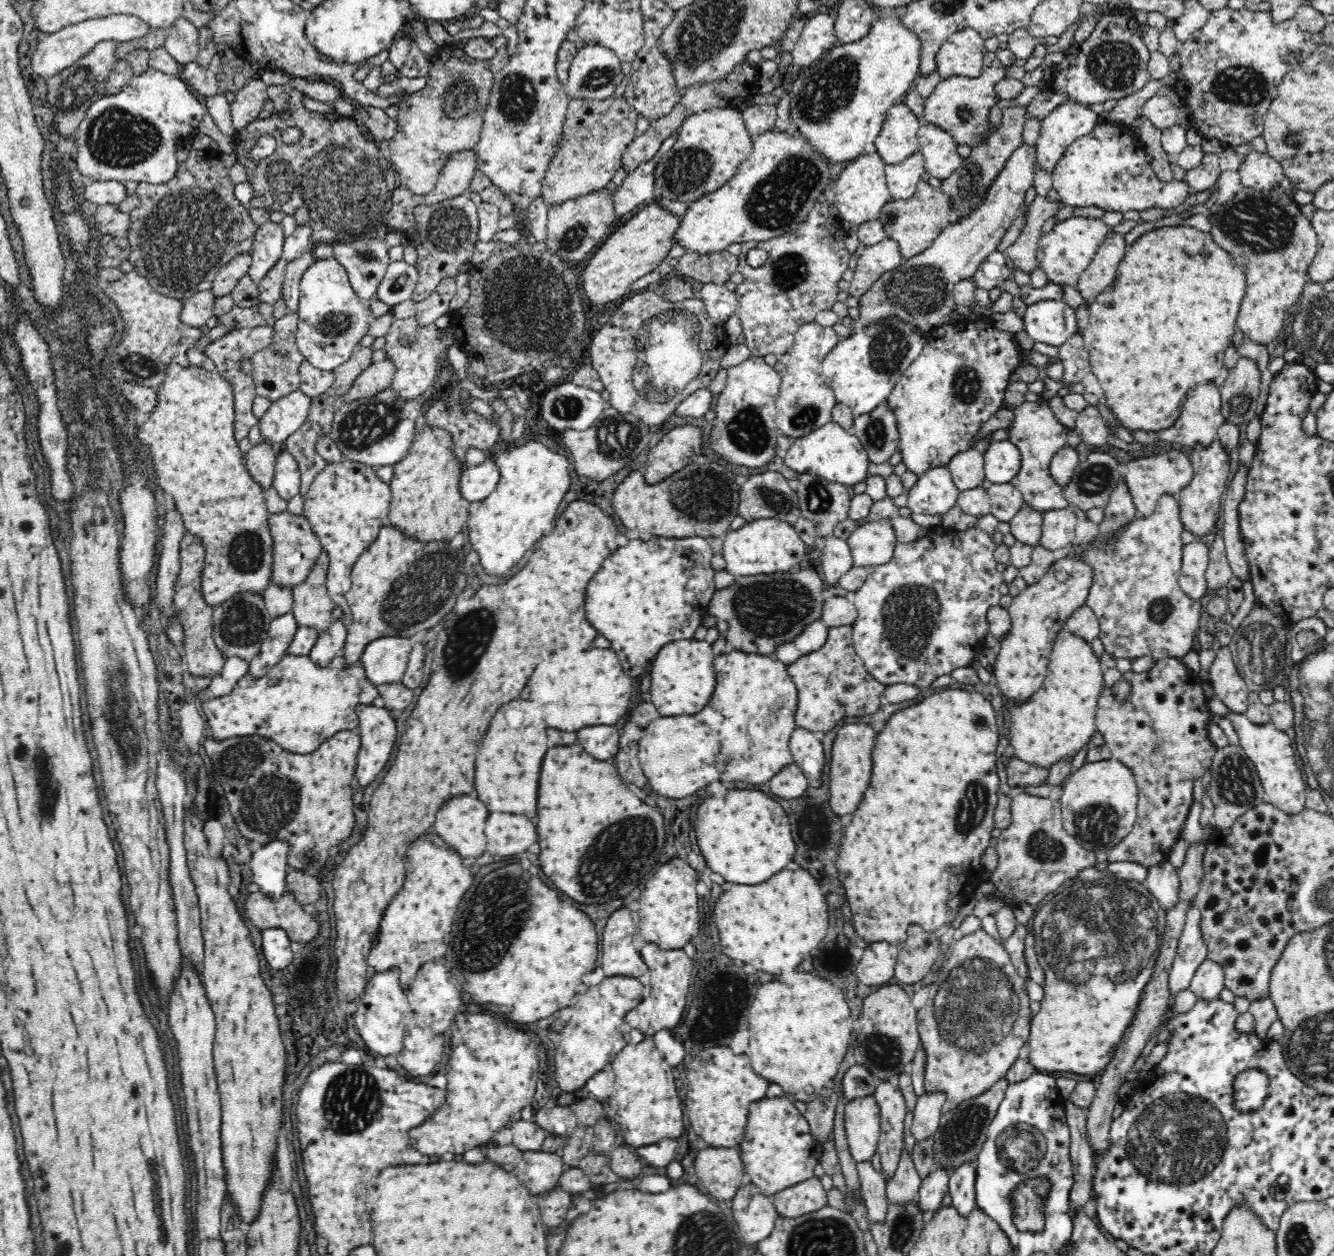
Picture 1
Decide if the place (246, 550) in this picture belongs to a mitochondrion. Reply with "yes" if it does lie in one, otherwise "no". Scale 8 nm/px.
yes

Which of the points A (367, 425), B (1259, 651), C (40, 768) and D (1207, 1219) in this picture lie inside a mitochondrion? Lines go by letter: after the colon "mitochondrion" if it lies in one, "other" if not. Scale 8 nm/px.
A: mitochondrion
B: mitochondrion
C: mitochondrion
D: other

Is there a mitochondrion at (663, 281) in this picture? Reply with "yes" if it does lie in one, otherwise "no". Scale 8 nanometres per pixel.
no

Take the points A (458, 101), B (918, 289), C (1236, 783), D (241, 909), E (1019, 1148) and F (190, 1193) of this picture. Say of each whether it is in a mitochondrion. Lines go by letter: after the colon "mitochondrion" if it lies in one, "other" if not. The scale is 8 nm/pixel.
A: mitochondrion
B: mitochondrion
C: mitochondrion
D: other
E: mitochondrion
F: other

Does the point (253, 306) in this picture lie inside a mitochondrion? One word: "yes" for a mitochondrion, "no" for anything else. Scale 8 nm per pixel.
no

